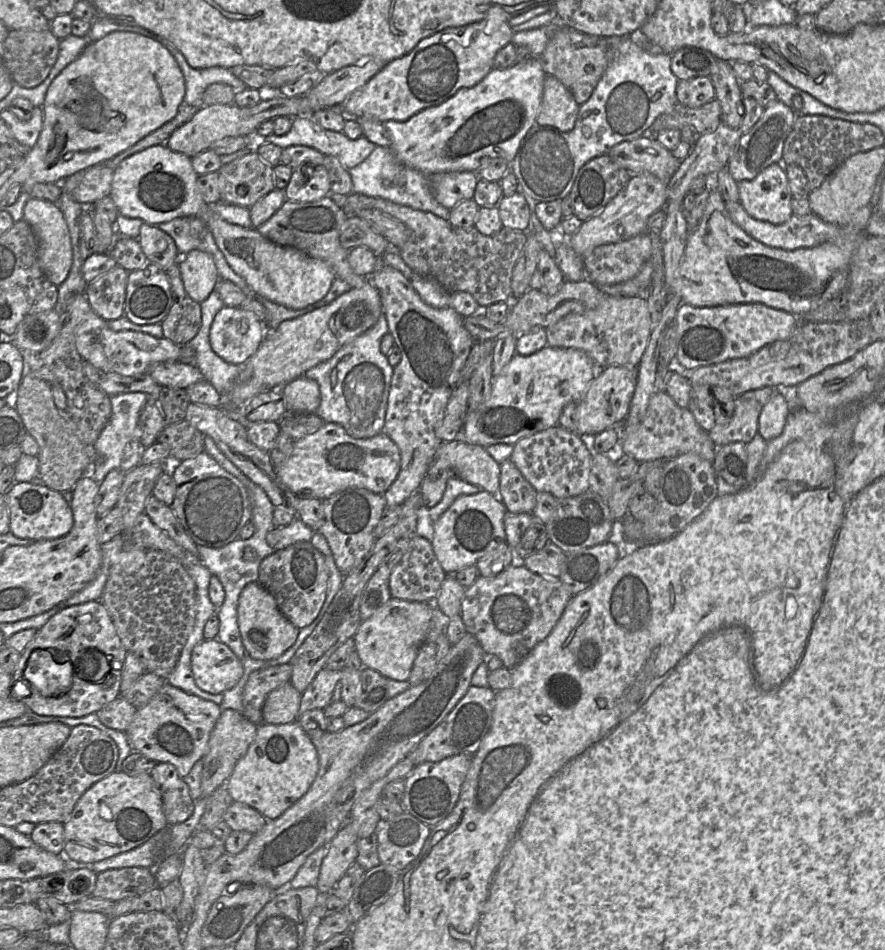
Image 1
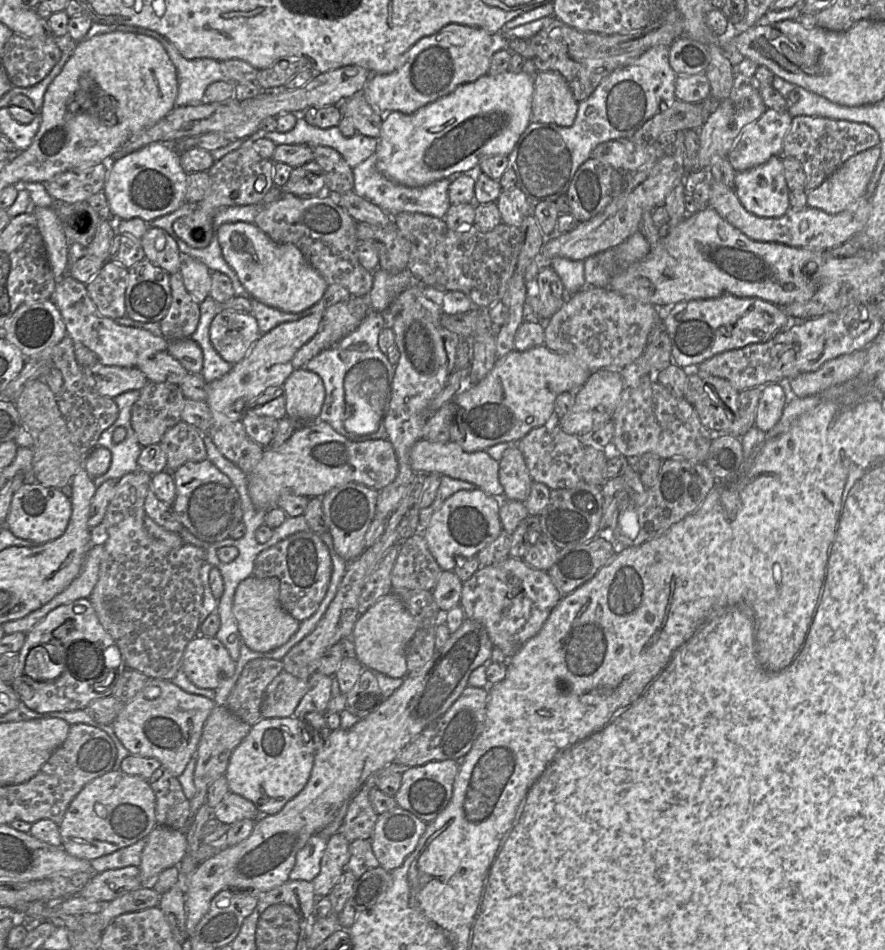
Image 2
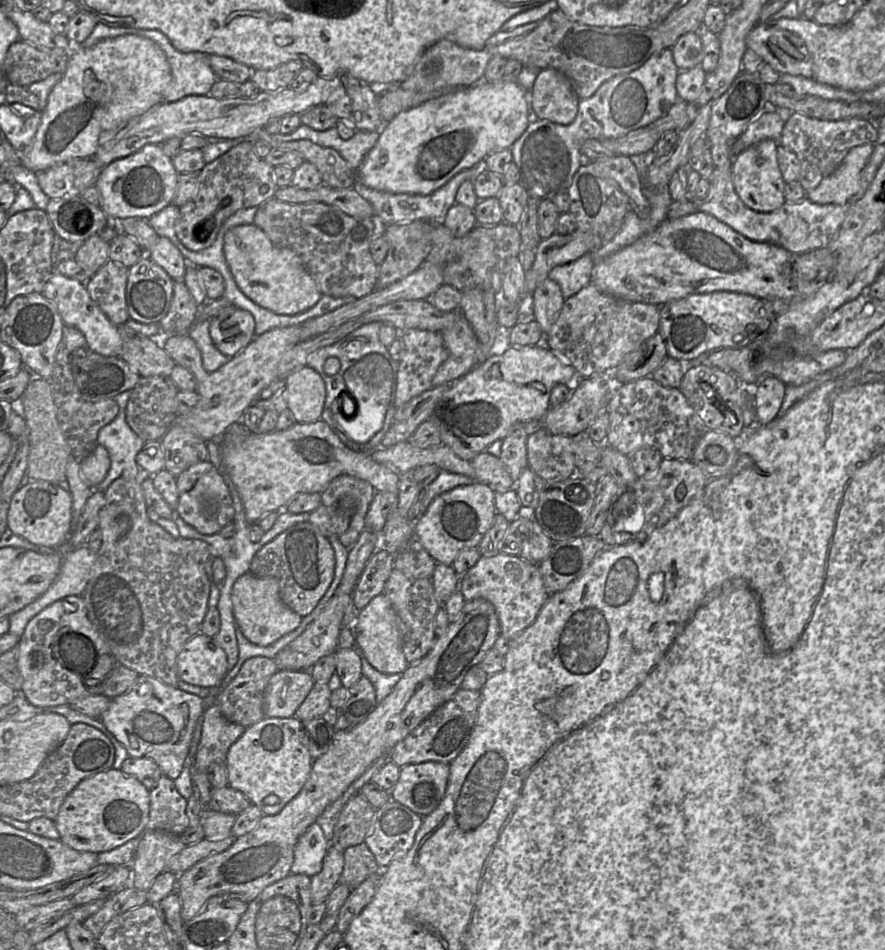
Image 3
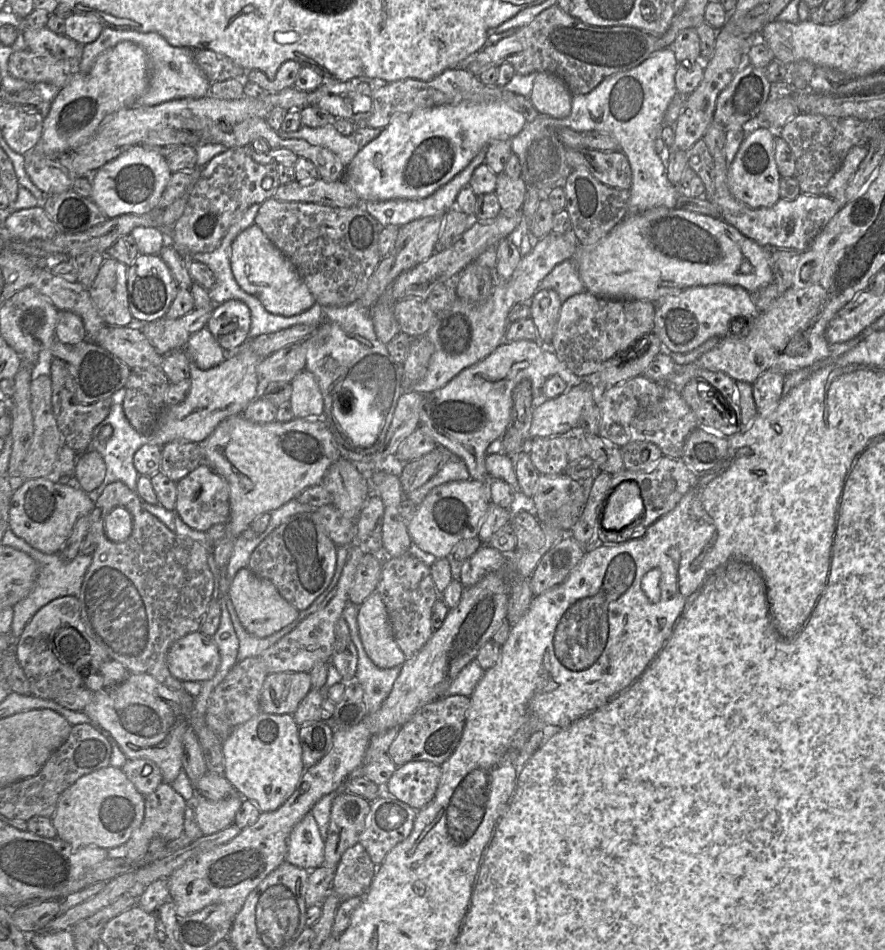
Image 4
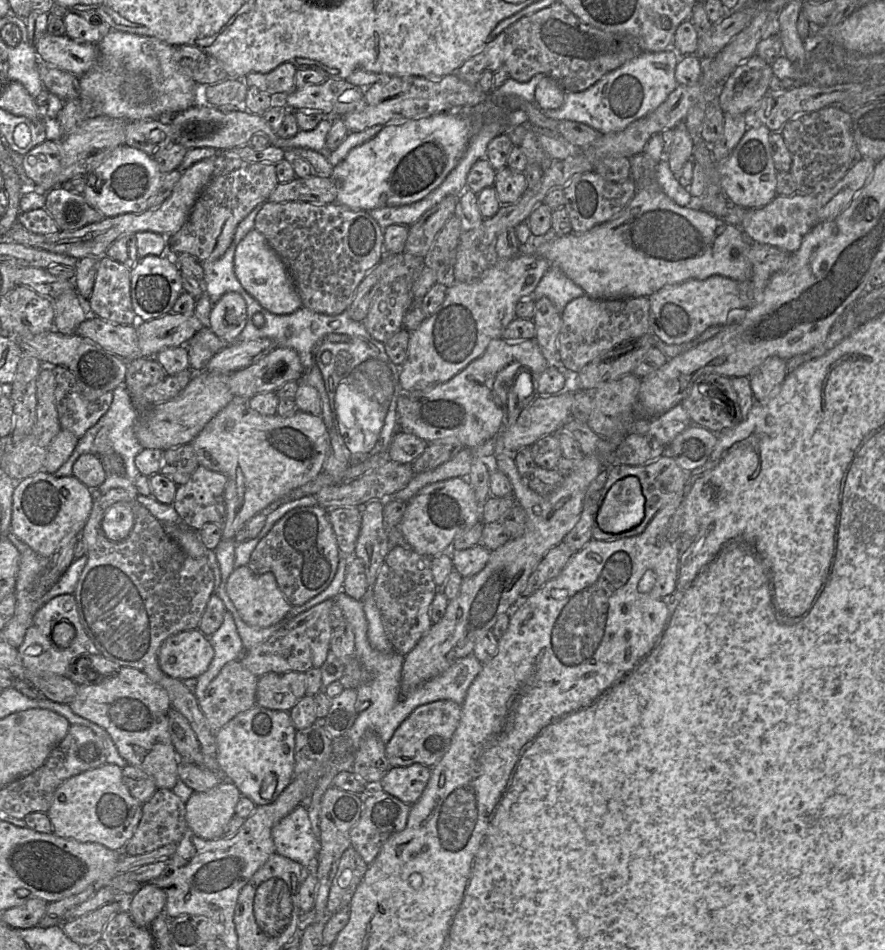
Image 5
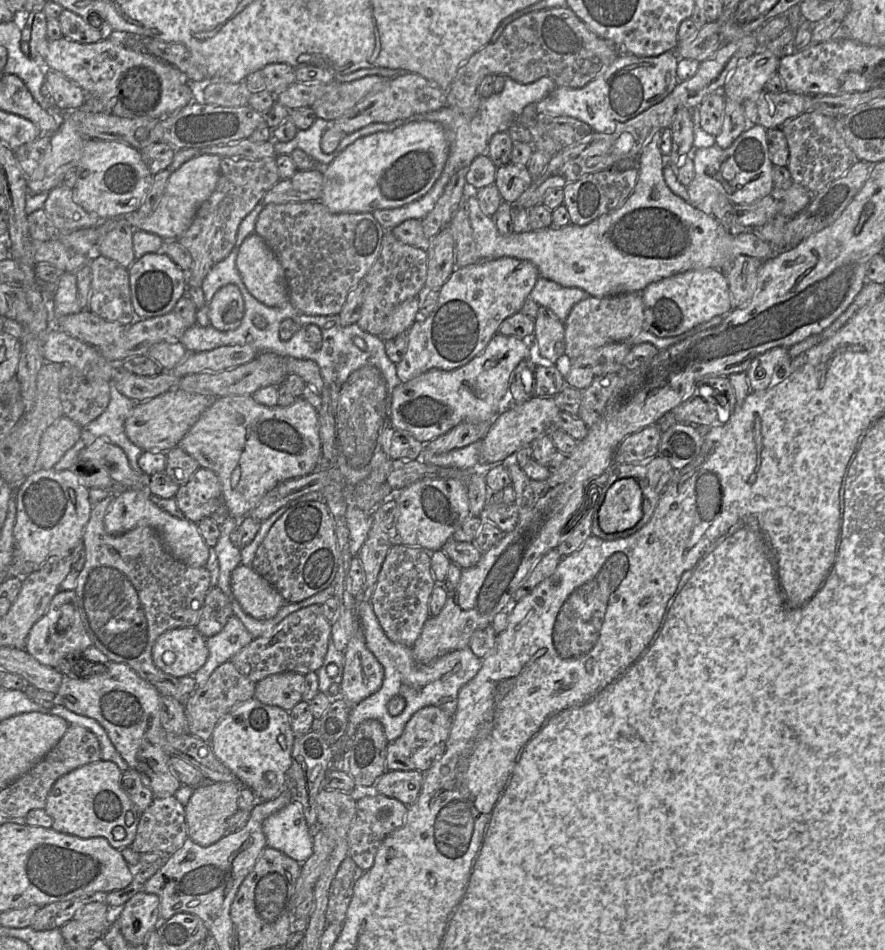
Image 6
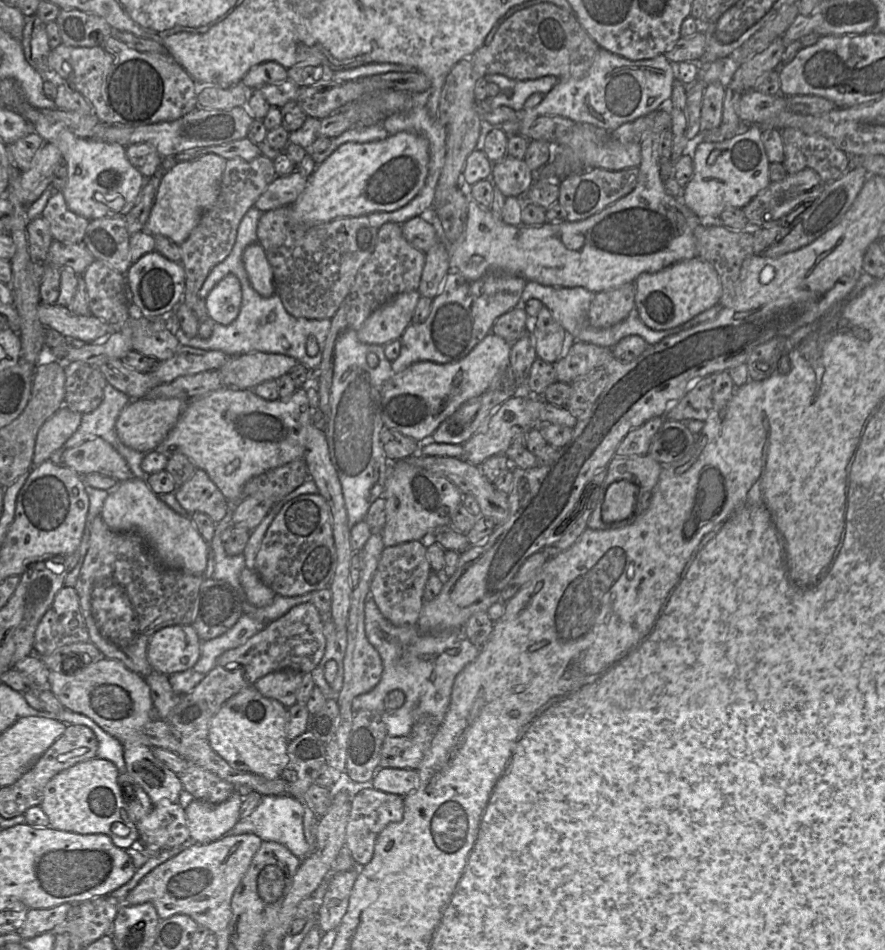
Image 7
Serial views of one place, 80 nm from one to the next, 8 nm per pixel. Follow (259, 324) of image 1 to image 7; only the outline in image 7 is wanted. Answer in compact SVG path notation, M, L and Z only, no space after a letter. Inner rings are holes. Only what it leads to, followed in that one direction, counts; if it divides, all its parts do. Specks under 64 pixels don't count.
M228 274L220 280L205 299L209 317L218 324L229 325L238 316L242 303L239 279Z

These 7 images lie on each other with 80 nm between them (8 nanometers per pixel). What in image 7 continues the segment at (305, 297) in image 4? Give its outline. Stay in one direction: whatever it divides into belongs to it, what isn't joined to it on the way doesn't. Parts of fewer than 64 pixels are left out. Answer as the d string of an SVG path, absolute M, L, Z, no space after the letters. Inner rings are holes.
M258 242L245 248L243 263L252 287L265 298L272 296L275 293L273 270Z

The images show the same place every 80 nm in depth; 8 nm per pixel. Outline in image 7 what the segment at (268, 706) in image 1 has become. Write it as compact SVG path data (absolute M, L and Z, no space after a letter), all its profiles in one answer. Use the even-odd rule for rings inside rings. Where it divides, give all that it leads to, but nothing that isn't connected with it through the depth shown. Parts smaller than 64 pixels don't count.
M280 670L267 674L254 683L254 687L266 698L279 701L286 708L297 703L297 692L303 673Z

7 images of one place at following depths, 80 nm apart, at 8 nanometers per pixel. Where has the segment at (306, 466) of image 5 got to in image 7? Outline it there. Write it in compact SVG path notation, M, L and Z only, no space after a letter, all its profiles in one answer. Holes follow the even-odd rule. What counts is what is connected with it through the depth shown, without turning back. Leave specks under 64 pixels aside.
M223 388L187 401L177 423L155 449L170 458L180 453L204 470L234 506L244 485L270 469L304 459L312 410L306 390L296 389L288 400L265 400L252 389Z

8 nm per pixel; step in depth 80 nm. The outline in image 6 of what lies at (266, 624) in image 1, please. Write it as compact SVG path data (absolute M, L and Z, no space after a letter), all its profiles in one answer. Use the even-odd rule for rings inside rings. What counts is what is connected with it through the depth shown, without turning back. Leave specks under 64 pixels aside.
M243 564L231 574L231 590L243 611L259 620L274 617L286 603L269 581Z

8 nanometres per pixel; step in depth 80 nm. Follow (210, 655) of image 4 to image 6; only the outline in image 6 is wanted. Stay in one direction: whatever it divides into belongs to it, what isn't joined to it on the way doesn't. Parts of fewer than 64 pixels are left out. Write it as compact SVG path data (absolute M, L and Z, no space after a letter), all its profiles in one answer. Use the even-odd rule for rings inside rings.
M195 627L167 630L152 648L154 664L177 678L193 676L205 664L208 654L206 638Z

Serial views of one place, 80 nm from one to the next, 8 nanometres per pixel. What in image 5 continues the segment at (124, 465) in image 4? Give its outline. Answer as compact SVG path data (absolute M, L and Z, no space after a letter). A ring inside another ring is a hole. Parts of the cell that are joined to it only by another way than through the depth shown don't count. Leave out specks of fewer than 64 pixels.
M119 386L115 388L112 393L113 400L108 411L99 419L99 421L94 426L89 428L86 433L81 438L79 438L77 445L69 459L54 473L54 475L56 477L71 476L72 469L76 460L83 454L94 453L93 443L95 436L97 435L100 429L107 428L109 439L111 441L111 445L114 451L123 459L125 465L125 475L108 475L105 481L98 487L98 489L102 495L107 493L111 489L121 488L128 492L130 495L137 496L138 492L133 483L133 480L141 473L135 465L135 457L144 449L138 442L134 434L134 427L136 419L138 417L138 412L135 409L125 386Z

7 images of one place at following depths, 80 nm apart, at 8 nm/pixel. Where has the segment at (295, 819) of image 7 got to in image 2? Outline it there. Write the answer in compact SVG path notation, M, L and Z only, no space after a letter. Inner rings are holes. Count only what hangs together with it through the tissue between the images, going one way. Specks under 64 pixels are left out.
M321 833L314 834L296 854L295 865L289 880L311 882L320 872L320 862L327 847L327 840Z

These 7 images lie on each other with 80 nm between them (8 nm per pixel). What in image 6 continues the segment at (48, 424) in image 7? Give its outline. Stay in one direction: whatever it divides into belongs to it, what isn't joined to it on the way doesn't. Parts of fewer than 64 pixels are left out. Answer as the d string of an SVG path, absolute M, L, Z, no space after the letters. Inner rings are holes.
M61 416L46 429L40 440L36 470L53 469L54 465L80 438L81 427L66 416Z

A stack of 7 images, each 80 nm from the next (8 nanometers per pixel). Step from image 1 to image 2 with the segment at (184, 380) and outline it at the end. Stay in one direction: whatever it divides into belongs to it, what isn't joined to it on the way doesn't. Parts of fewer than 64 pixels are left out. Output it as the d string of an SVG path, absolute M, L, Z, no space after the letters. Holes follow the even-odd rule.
M167 351L158 352L137 364L148 381L179 385L188 371Z

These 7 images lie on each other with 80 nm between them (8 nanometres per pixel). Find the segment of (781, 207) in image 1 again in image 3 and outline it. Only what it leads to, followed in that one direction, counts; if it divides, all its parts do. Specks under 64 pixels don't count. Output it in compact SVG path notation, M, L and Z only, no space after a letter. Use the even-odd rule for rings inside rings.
M762 140L739 153L732 162L732 180L740 200L756 212L769 213L779 209L785 202L785 182L777 161L779 141Z

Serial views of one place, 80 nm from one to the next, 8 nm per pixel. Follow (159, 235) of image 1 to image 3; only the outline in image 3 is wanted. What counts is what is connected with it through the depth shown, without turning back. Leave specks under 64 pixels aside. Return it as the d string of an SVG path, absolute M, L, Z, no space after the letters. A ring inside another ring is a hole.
M158 237L146 256L162 267L174 281L184 281L189 263L168 238Z

